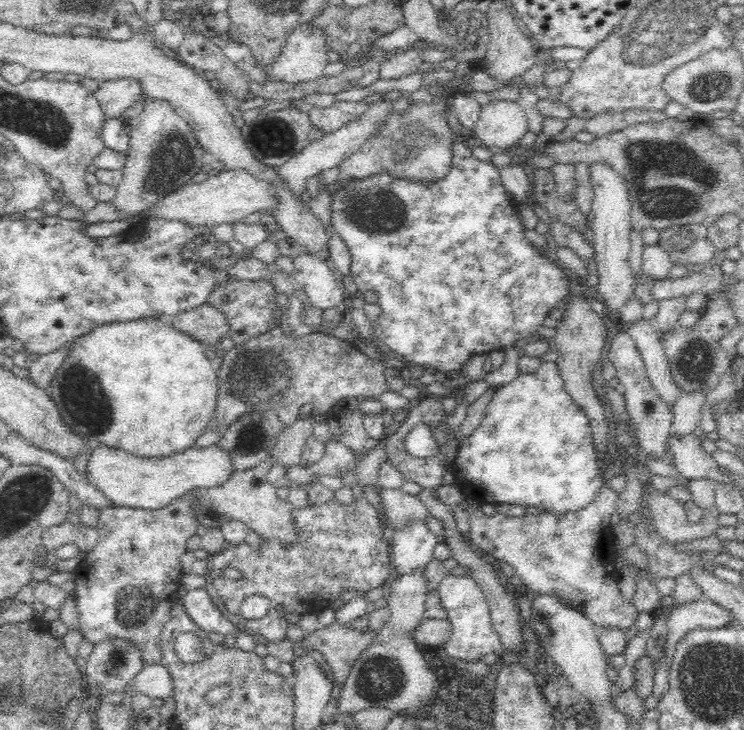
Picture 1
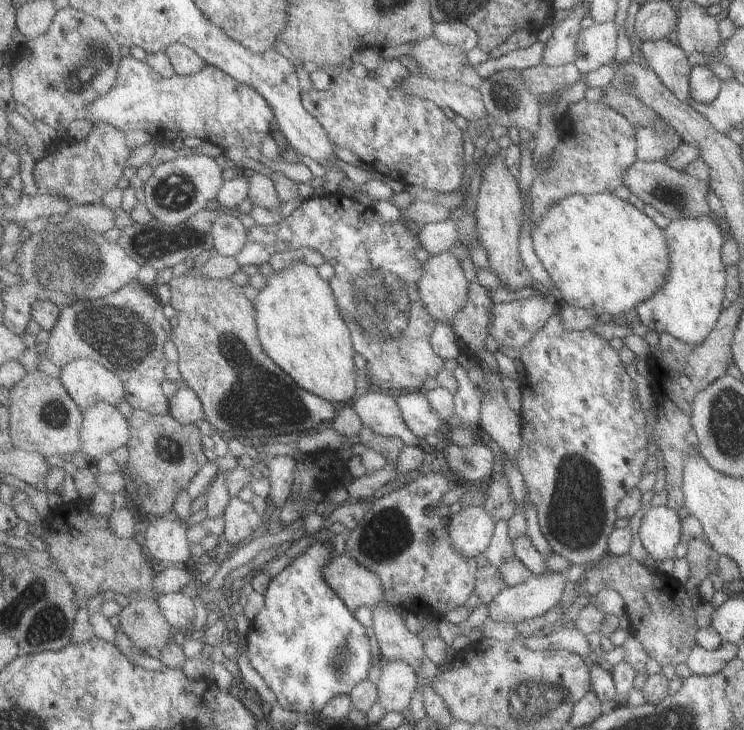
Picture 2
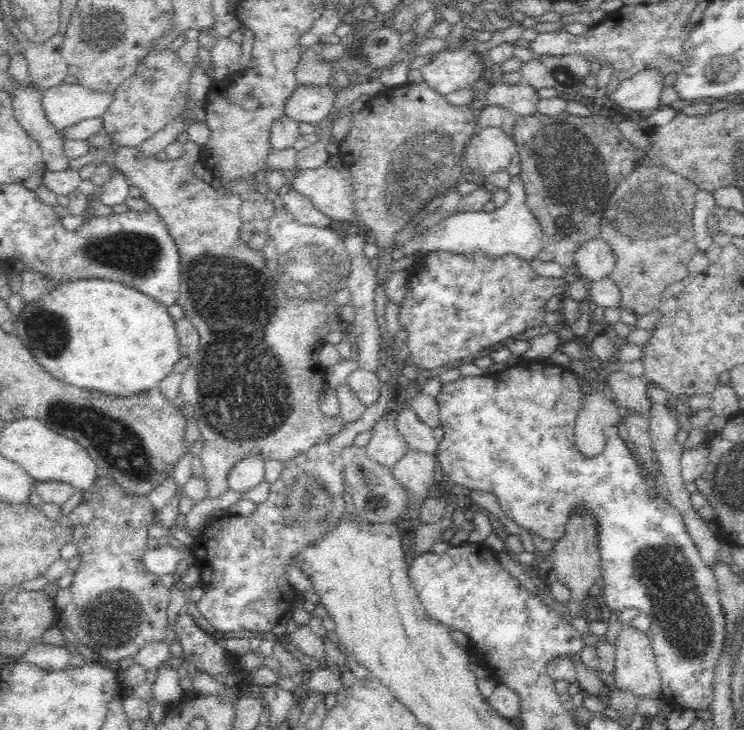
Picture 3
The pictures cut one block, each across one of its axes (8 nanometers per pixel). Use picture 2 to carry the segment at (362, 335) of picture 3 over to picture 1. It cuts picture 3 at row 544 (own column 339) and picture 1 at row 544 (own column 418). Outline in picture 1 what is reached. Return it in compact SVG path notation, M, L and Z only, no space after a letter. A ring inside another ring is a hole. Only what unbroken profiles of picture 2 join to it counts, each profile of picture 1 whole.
M366 496L354 498L350 504L340 504L336 498L330 502L322 502L322 504L314 504L308 500L300 508L294 508L294 506L290 508L290 522L292 522L292 530L296 538L288 544L284 544L278 536L270 536L270 538L262 538L258 548L252 548L246 542L236 542L232 546L228 544L224 550L210 556L210 570L234 568L242 572L240 580L228 580L224 576L214 578L214 588L224 600L226 614L238 616L244 600L250 596L264 596L270 600L268 616L260 620L246 620L246 632L250 636L264 636L272 644L288 640L286 638L288 622L286 622L286 616L282 616L278 608L284 608L286 614L318 616L322 610L332 608L332 602L336 602L344 592L354 590L358 594L366 594L370 590L380 590L384 588L384 582L394 576L394 564L392 564L392 552L390 552L392 544L384 540L380 514L376 506L366 500Z

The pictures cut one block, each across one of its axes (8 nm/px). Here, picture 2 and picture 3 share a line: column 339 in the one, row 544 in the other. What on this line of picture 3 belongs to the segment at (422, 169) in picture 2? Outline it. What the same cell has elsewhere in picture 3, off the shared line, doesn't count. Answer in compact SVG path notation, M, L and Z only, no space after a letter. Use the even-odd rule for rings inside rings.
M102 476L90 490L94 520L86 526L72 528L70 542L76 544L82 558L80 568L70 586L70 604L64 608L68 626L82 646L88 646L104 664L136 658L136 654L150 642L166 640L168 606L172 602L170 590L162 578L150 574L142 560L148 548L148 526L156 520L148 496L126 494L110 478Z

